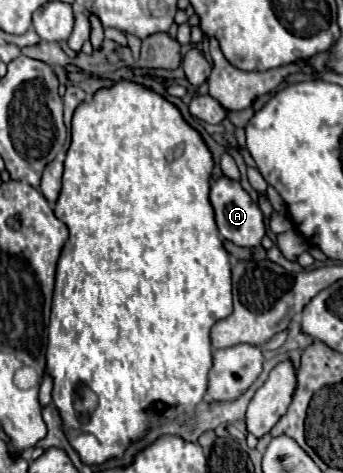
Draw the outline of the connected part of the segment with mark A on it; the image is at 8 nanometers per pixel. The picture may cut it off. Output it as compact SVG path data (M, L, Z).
M221 176L211 184L211 194L209 194L211 206L215 210L215 220L217 220L217 228L221 232L223 238L227 238L229 242L233 242L235 246L243 246L243 248L255 248L261 244L263 236L265 236L265 222L263 222L263 214L257 206L257 202L251 200L251 196L243 190L243 186L237 180L231 180L229 176Z

